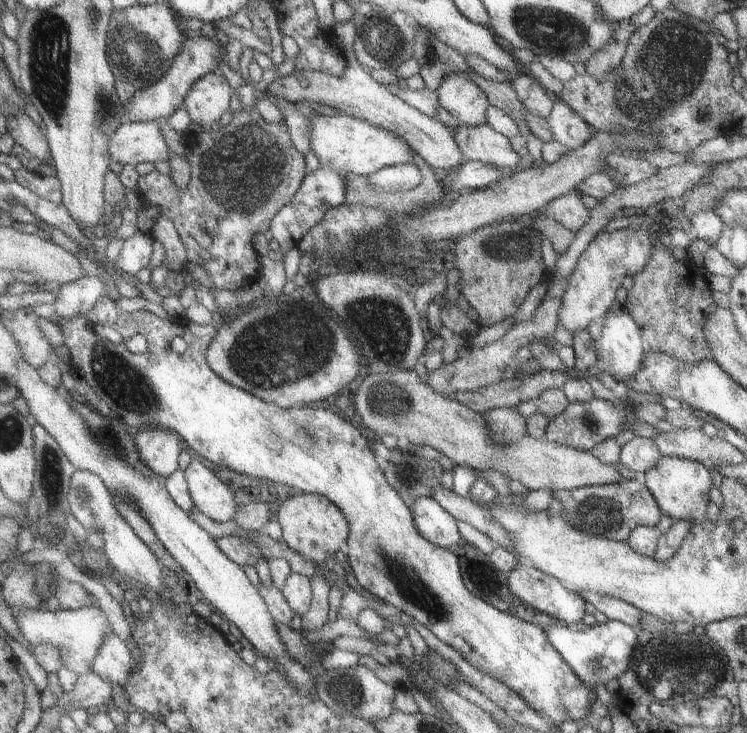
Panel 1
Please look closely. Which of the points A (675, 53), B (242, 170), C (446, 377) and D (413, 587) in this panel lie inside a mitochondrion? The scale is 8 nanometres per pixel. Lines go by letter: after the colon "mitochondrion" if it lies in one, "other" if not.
A: mitochondrion
B: mitochondrion
C: other
D: mitochondrion

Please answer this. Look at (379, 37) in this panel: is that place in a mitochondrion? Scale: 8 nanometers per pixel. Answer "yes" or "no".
yes

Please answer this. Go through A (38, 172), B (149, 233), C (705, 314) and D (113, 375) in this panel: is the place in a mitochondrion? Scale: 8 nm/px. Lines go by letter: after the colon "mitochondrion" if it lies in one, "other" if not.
A: other
B: other
C: other
D: mitochondrion

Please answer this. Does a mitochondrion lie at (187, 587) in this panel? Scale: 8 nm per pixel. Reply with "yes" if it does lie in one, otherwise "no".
no

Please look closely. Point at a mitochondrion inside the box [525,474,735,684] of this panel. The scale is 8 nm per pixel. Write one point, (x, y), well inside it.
(601, 512)

